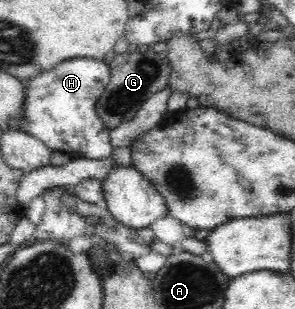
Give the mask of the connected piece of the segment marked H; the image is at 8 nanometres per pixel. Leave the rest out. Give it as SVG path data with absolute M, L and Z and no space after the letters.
M75 58L62 61L48 72L40 73L26 83L23 132L36 137L51 149L67 153L79 152L81 157L100 160L111 157L114 147L109 136L110 130L97 115L96 105L111 79L111 70L104 60Z

